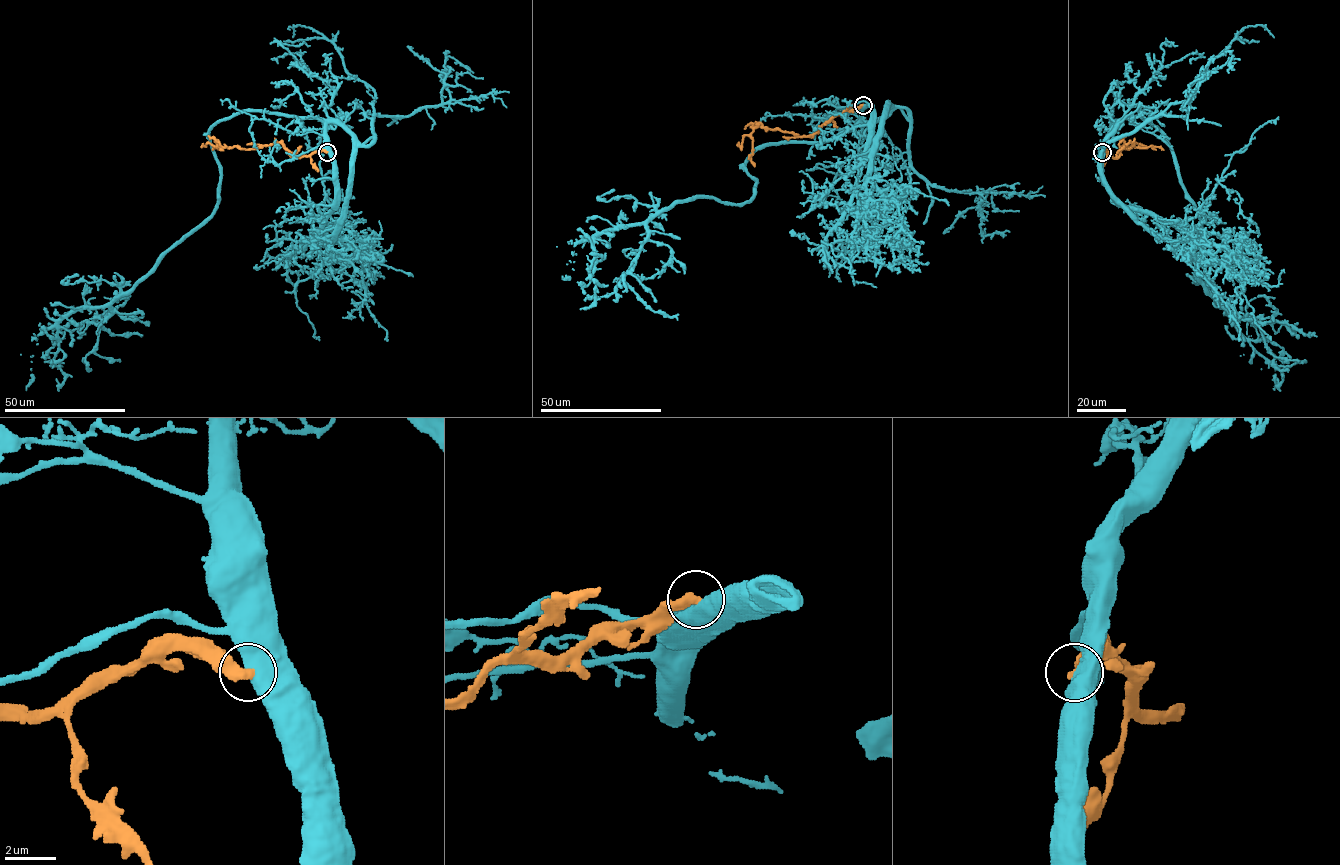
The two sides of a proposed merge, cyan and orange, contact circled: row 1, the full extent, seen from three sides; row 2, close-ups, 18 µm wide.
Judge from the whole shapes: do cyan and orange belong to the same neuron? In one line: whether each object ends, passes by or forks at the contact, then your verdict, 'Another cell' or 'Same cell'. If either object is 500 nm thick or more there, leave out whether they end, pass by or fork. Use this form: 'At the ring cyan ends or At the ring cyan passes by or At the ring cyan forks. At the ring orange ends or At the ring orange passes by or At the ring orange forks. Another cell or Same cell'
Another cell

